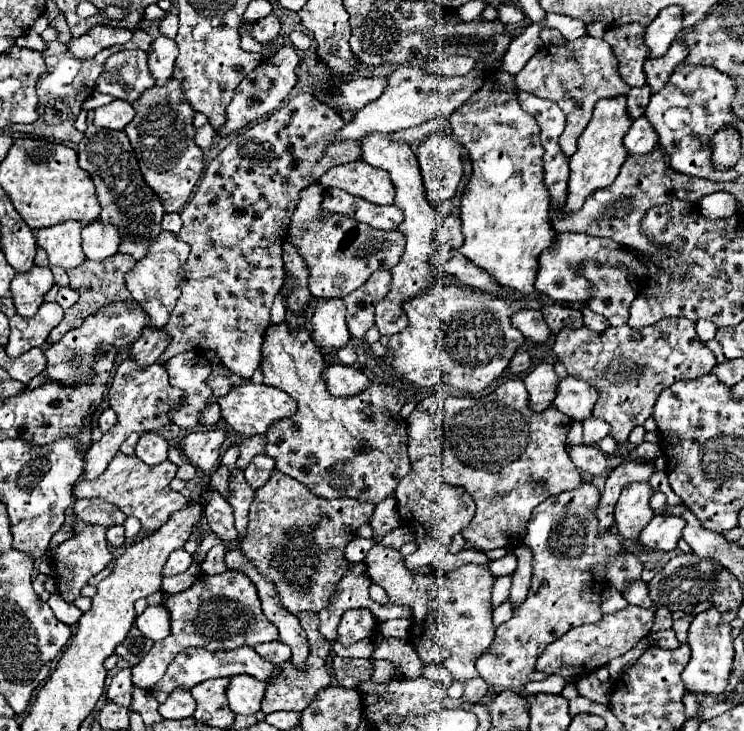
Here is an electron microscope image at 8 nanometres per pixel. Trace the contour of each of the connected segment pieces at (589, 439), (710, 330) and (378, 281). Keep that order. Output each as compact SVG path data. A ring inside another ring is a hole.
M592 416L588 420L582 420L584 426L584 444L596 444L604 436L610 436L610 426L604 420L594 420Z
M704 318L696 320L696 334L698 334L700 340L714 338L714 332L716 332L716 326L710 320L704 320Z
M378 270L344 298L348 308L346 322L352 338L362 338L374 326L374 306L390 292L390 280L392 274L388 270Z

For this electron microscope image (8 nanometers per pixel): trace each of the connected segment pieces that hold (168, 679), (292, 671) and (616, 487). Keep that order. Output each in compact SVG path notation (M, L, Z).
M186 648L184 652L180 652L172 664L168 666L164 678L152 688L152 694L156 696L156 700L160 704L164 704L164 700L168 698L168 694L176 688L184 688L190 690L192 686L210 680L210 678L222 678L222 676L238 676L238 674L248 674L254 676L262 682L270 682L272 678L278 676L278 668L270 662L266 662L260 654L256 654L252 648L236 648L236 650L228 650L228 652L208 652L204 648Z
M302 612L298 614L298 620L300 624L304 626L304 632L308 636L308 642L310 642L310 656L308 656L308 670L306 672L300 672L292 666L292 662L286 662L286 664L280 664L280 676L268 684L268 690L266 690L266 696L262 700L262 712L264 714L270 714L270 712L278 712L278 710L292 710L292 712L302 712L316 696L316 692L324 690L328 684L330 684L330 672L326 670L326 656L332 648L332 644L318 632L318 616L314 612Z
M626 460L624 464L616 466L610 476L606 478L604 494L598 506L598 520L600 528L610 528L614 522L614 504L626 484L632 482L648 482L654 472L654 460Z

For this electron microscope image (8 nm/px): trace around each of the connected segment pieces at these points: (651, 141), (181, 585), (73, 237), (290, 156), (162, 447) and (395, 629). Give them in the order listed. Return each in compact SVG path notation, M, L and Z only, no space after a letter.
M644 116L640 120L634 120L628 134L624 136L624 148L628 150L630 156L652 152L656 148L656 142L658 142L658 134Z
M194 554L194 562L190 564L190 568L182 574L176 574L176 576L166 576L162 580L162 590L164 592L170 592L170 594L176 594L176 592L184 592L192 586L192 582L200 576L200 562L196 560L196 554Z
M60 222L56 226L38 230L36 242L42 250L46 250L52 266L70 270L86 260L80 246L80 230L82 226L78 222Z
M298 94L288 106L272 112L254 126L234 132L226 148L208 164L204 176L182 210L182 230L178 238L190 244L190 256L184 264L186 282L176 308L166 324L172 336L170 346L158 362L168 362L182 352L214 352L222 364L242 378L252 378L260 364L260 348L270 326L270 306L286 278L282 262L282 242L288 234L288 222L298 204L298 192L318 184L320 176L332 166L360 160L360 141L334 140L334 132L344 124L342 116L312 94Z
M156 432L154 434L142 434L138 444L136 444L136 456L148 466L160 464L168 458L168 440Z
M390 620L386 624L380 624L380 634L384 638L406 638L410 624L410 620Z

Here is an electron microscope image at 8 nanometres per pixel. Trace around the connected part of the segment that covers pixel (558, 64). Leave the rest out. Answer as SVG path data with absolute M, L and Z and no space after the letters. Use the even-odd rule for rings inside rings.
M586 34L578 40L566 42L564 46L540 48L516 74L516 90L552 100L560 106L566 116L566 128L558 142L562 152L566 156L572 156L576 152L576 140L588 126L596 102L602 98L626 96L630 92L630 86L624 84L618 74L618 62L612 54L612 48L604 40Z

